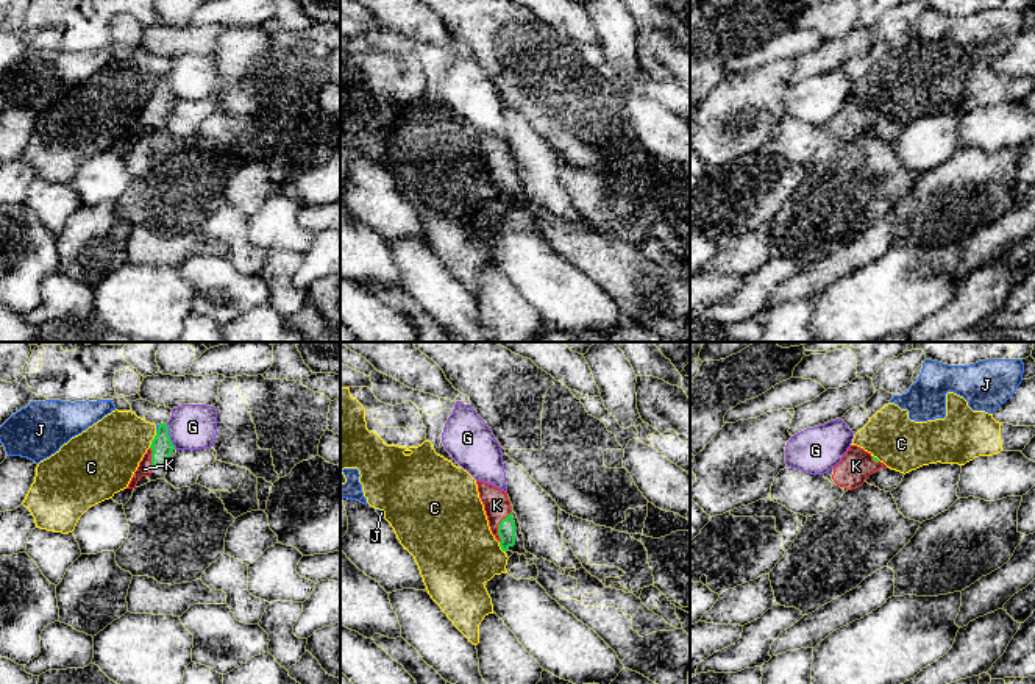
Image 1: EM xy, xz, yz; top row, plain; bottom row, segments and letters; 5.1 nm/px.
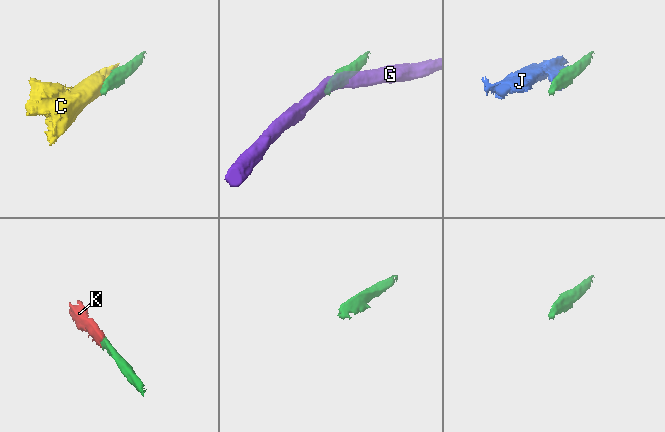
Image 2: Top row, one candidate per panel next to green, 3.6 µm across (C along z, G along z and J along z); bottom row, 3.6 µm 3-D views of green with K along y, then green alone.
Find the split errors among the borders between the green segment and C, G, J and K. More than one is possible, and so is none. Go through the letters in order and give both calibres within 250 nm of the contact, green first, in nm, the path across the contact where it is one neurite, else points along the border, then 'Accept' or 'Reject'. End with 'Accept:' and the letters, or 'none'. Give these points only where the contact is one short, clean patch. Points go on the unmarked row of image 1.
C: Thickness 110 nm (green) against 340 nm. Boundary: xy (156, 81), (149, 97). Reject
G: Thickness 110 nm (green) against 240 nm. Reject
J: Thickness 110 nm (green) against 20 nm. Reject
K: Thickness 100 nm (green) against 140 nm. Path across: xz (506, 180), (498, 177), (497, 155). Accept
Accept: K

